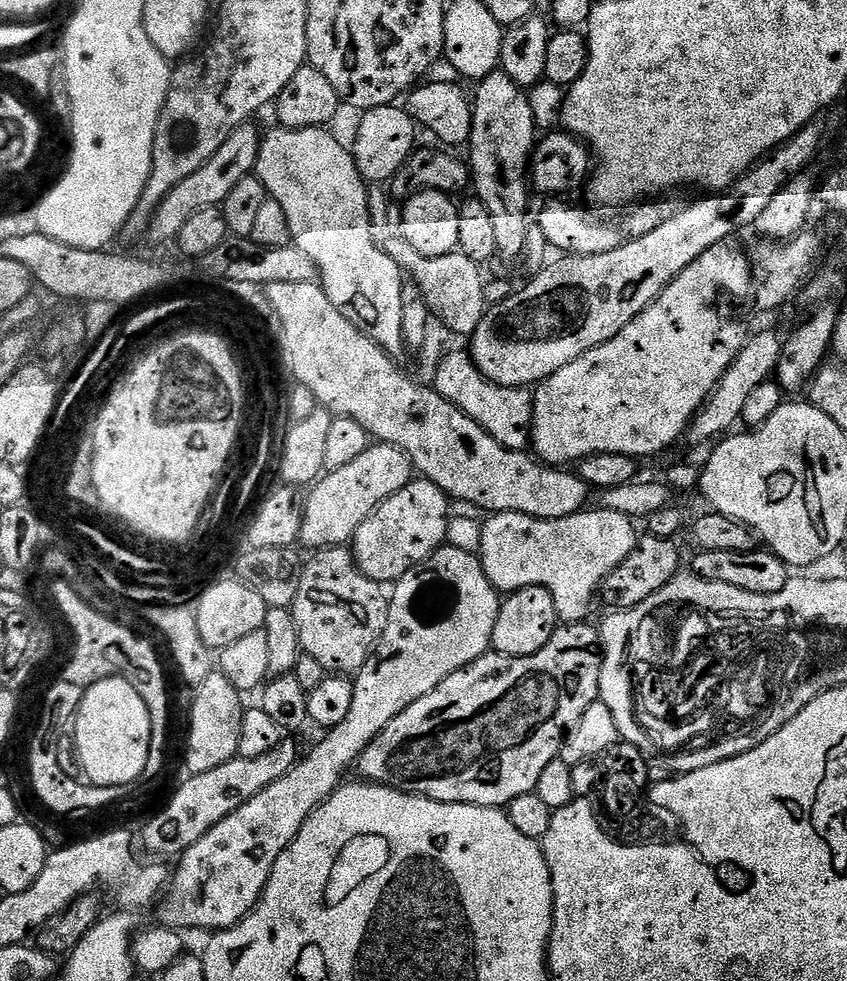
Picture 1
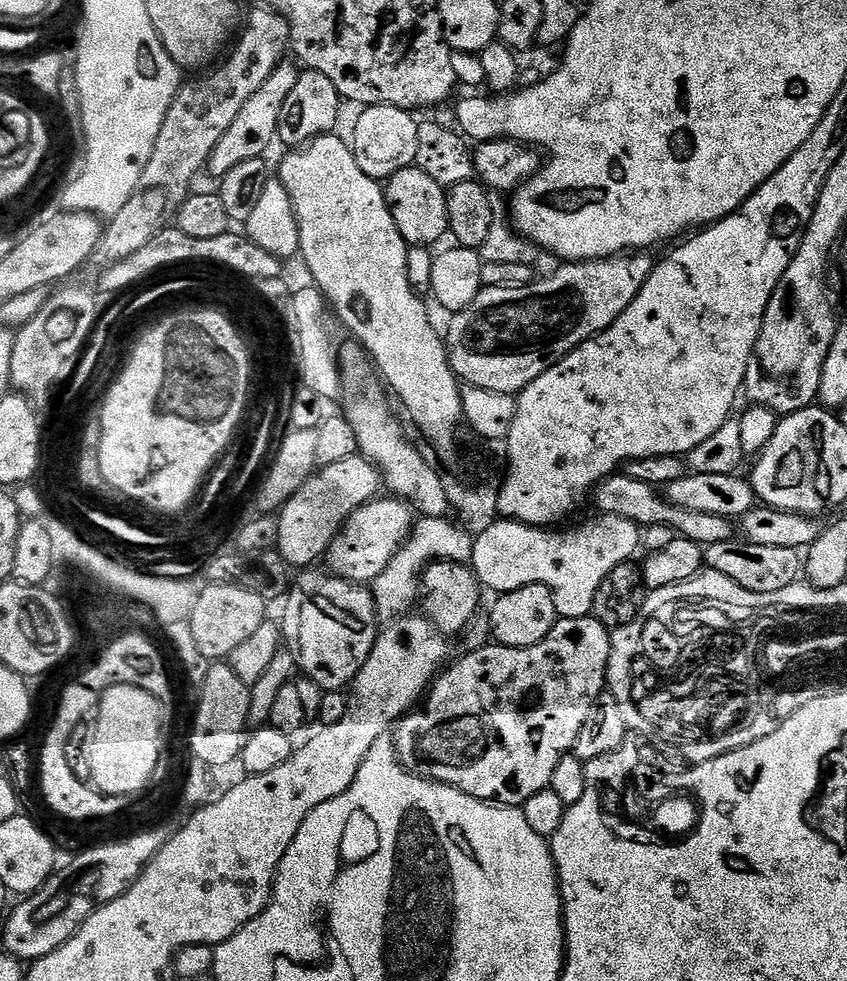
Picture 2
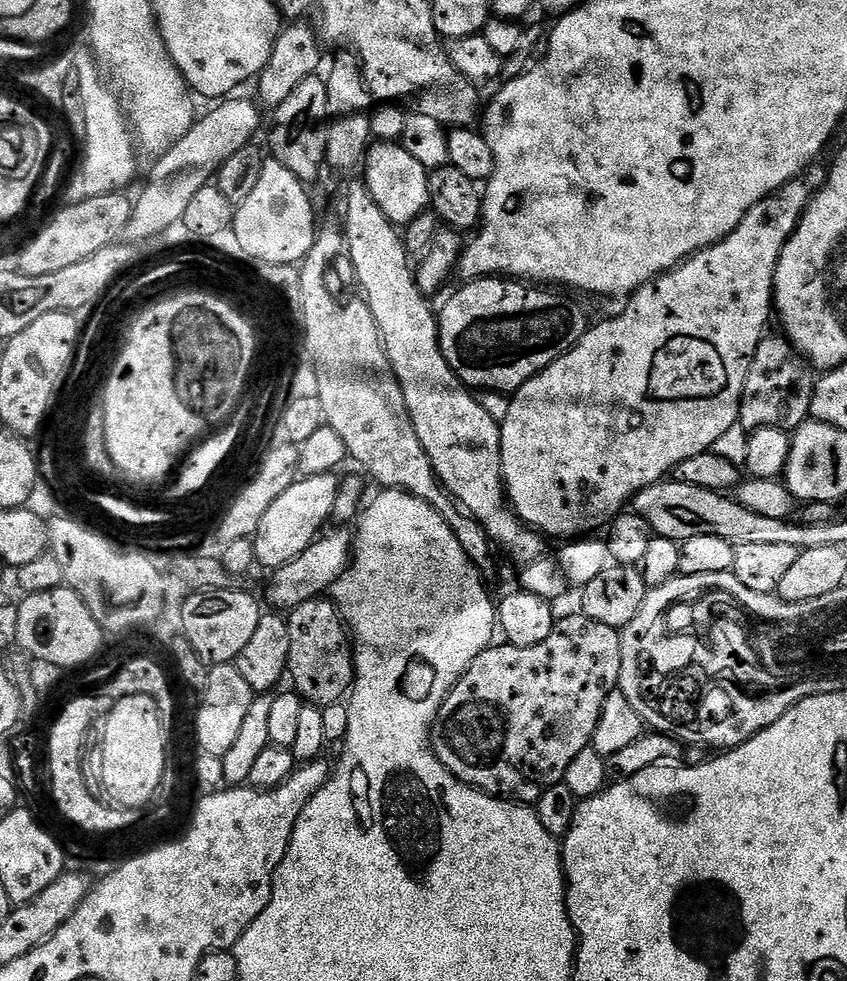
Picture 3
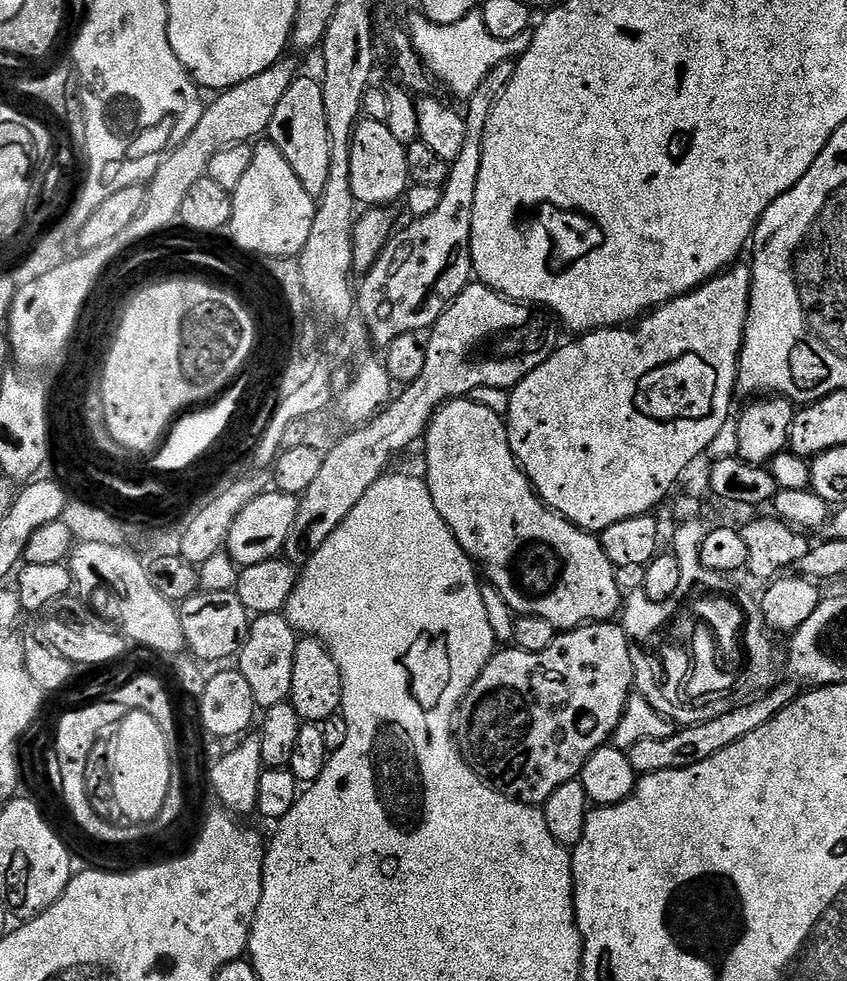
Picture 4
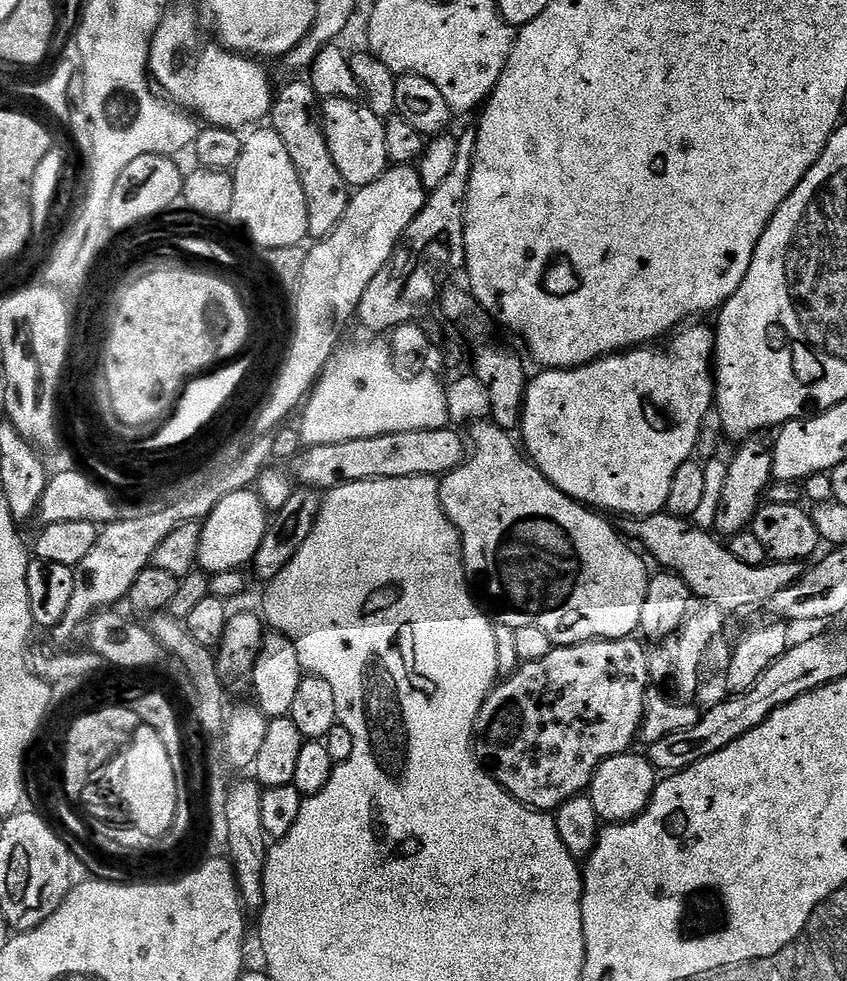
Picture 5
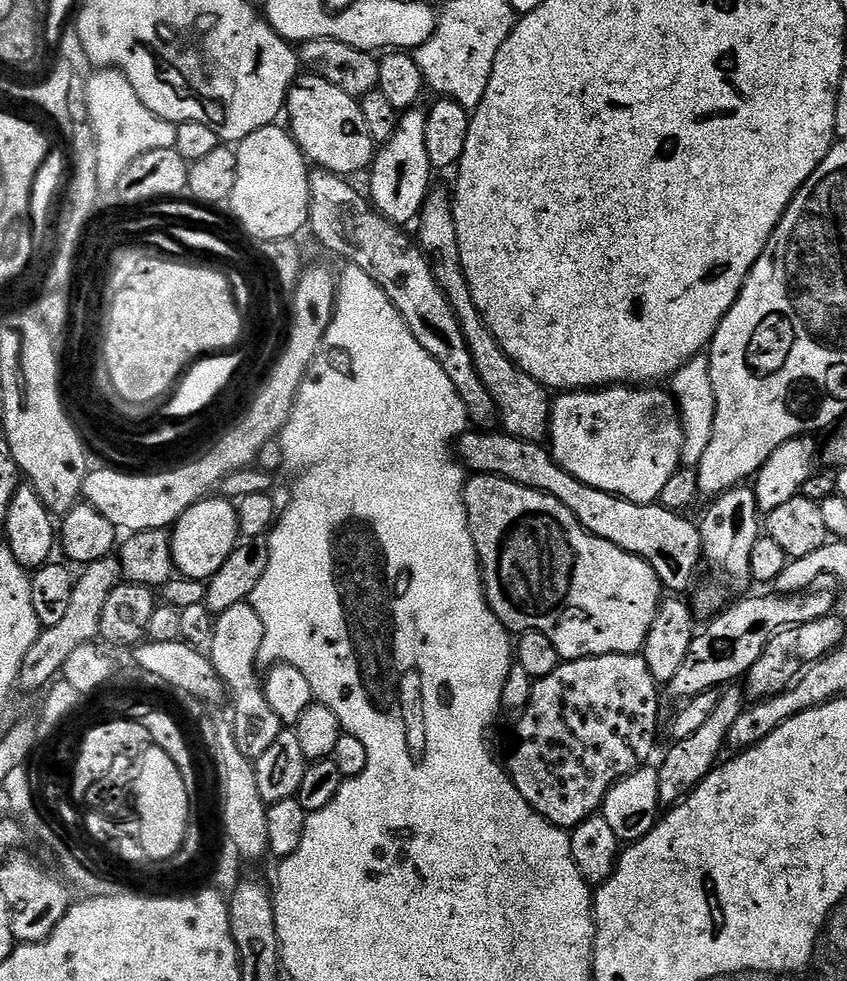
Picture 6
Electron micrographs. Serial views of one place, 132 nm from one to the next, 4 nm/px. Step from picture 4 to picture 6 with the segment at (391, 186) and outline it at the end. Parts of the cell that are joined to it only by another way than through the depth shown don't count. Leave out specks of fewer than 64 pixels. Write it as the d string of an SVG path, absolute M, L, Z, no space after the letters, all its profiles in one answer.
M301 74L296 77L288 91L286 120L287 116L286 124L293 140L317 169L332 172L335 176L352 178L355 172L363 168L365 171L371 165L374 141L370 126L366 126L366 118L362 118L359 99L346 94L346 90L338 90L338 86L334 86L334 82L325 76Z

